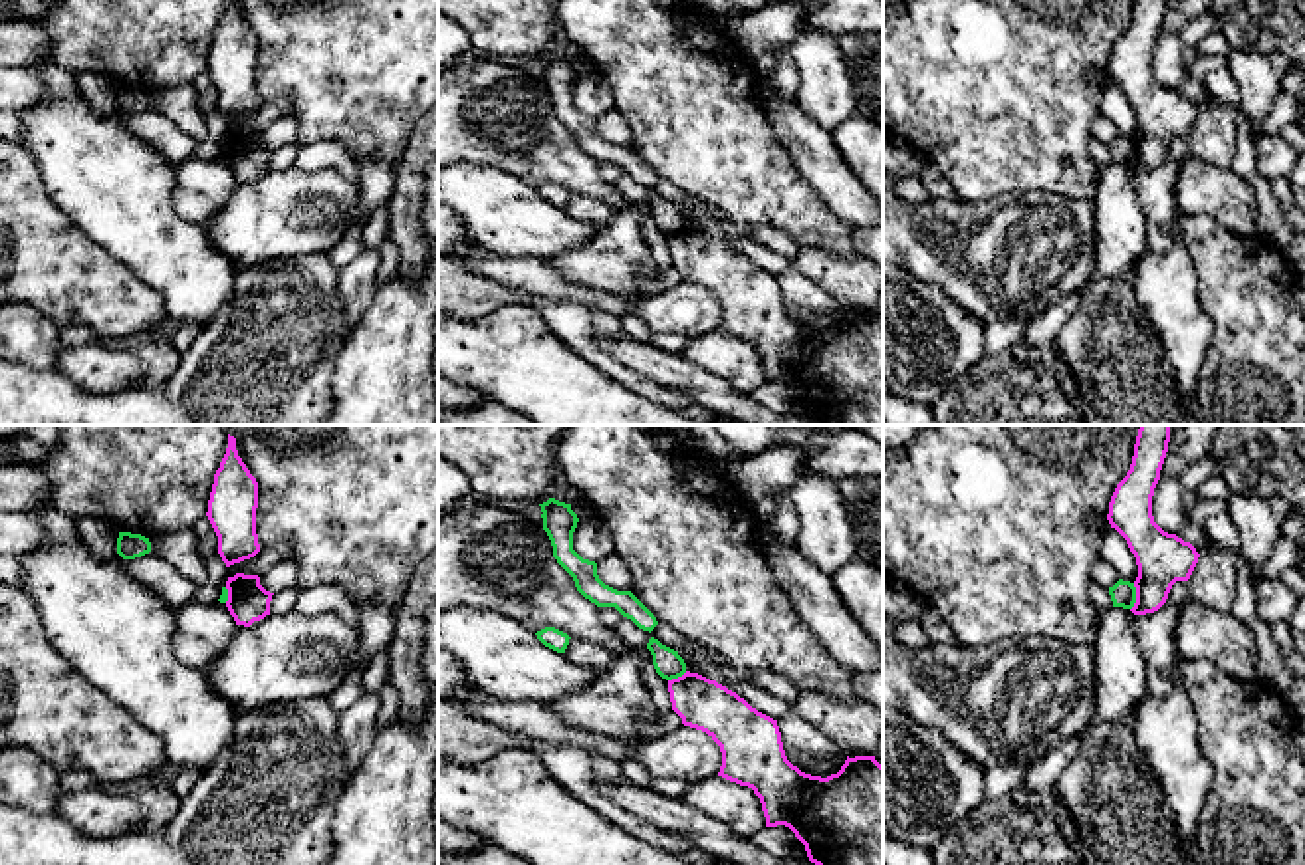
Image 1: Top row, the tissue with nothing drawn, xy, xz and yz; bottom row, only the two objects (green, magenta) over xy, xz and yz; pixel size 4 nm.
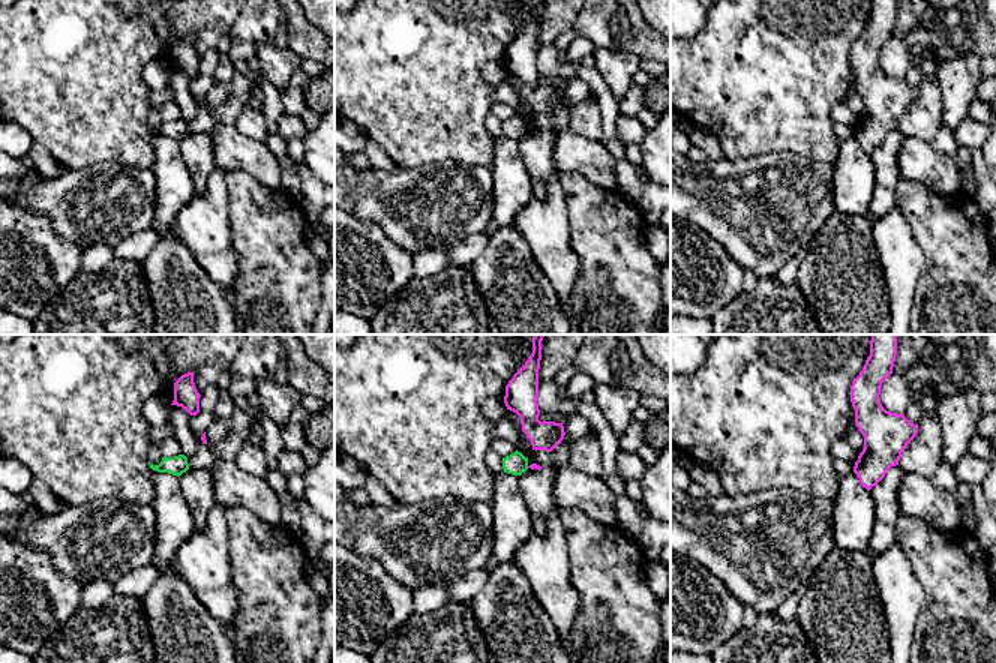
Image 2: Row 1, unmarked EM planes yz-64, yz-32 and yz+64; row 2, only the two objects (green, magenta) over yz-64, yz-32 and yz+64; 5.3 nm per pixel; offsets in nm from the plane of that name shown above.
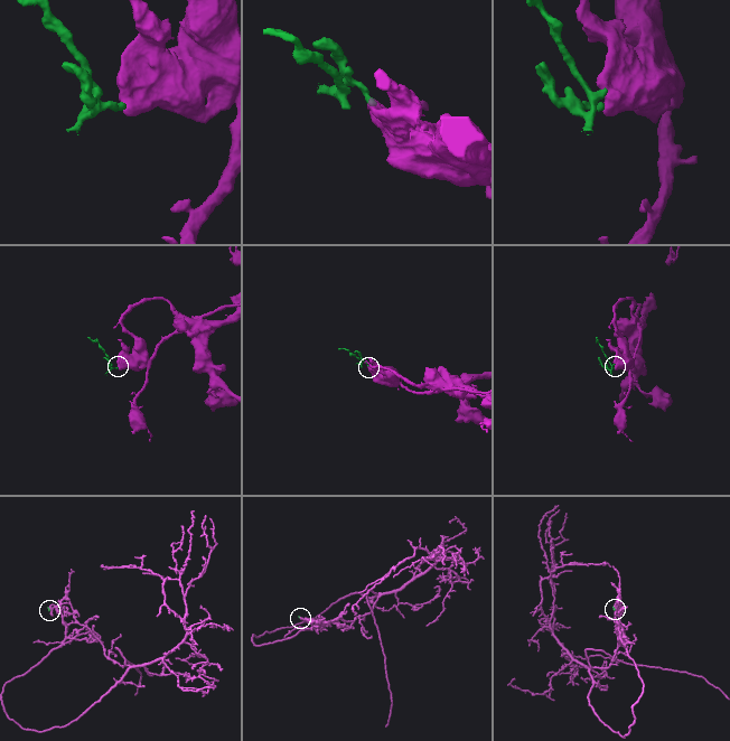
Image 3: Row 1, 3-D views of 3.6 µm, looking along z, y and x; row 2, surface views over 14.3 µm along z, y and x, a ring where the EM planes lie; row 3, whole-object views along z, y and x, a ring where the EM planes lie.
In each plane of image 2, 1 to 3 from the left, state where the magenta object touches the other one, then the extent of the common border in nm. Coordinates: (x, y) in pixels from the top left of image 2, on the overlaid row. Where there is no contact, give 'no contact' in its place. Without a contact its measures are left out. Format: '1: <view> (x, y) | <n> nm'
1: no contact
2: no contact
3: no contact

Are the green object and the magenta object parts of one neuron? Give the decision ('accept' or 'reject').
reject

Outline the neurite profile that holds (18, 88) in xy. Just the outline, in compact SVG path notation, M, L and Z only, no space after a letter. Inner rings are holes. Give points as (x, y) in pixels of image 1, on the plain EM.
M0 65L0 111L24 111L46 99L46 85L28 69Z

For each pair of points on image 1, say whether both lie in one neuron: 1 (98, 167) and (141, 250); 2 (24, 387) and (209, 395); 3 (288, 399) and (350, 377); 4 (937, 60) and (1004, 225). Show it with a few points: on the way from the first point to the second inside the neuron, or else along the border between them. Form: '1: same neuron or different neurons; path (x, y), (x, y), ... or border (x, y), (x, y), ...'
1: same neuron; path (114, 187), (141, 231)
2: same neuron; path (70, 403), (163, 403)
3: different neurons; border (346, 342), (334, 366), (332, 403)
4: different neurons; border (1040, 189), (976, 201), (958, 199)

